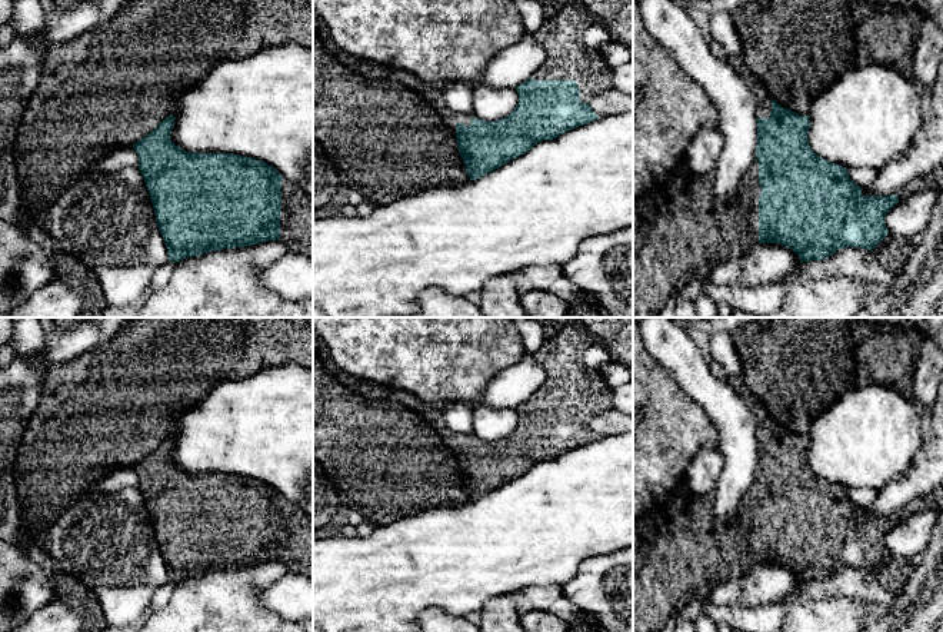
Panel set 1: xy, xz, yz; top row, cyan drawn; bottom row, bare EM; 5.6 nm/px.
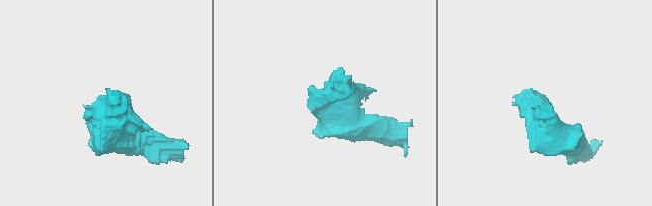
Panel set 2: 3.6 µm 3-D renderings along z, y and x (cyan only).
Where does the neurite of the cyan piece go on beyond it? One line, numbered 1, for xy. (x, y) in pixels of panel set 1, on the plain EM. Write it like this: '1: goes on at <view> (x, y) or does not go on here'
1: goes on at xy (296, 538)

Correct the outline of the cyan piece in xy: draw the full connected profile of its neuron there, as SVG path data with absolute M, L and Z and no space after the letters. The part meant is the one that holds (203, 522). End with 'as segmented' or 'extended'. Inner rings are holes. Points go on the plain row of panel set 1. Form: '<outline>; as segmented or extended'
M167 436L151 453L133 465L169 581L177 583L211 571L246 568L269 561L281 561L290 572L304 573L313 579L313 516L263 480L231 473L183 470L170 460L174 439Z; extended

